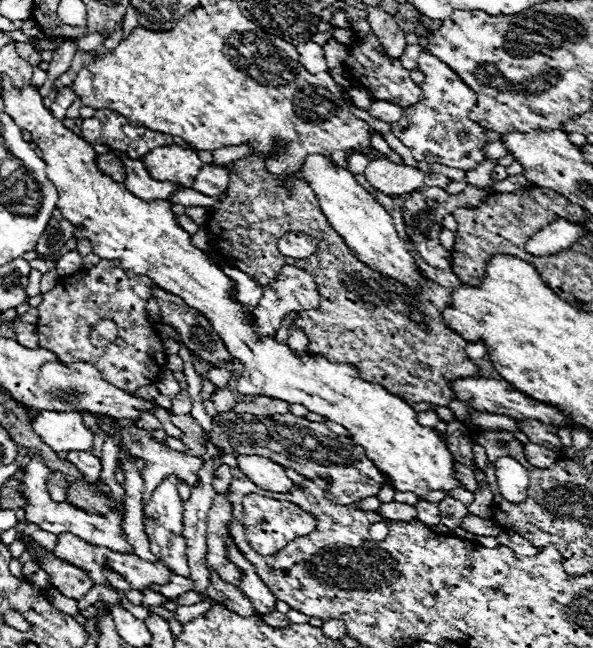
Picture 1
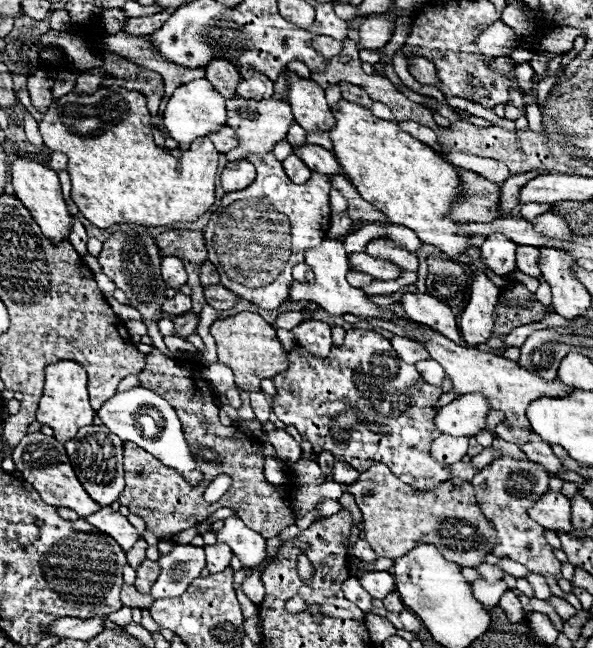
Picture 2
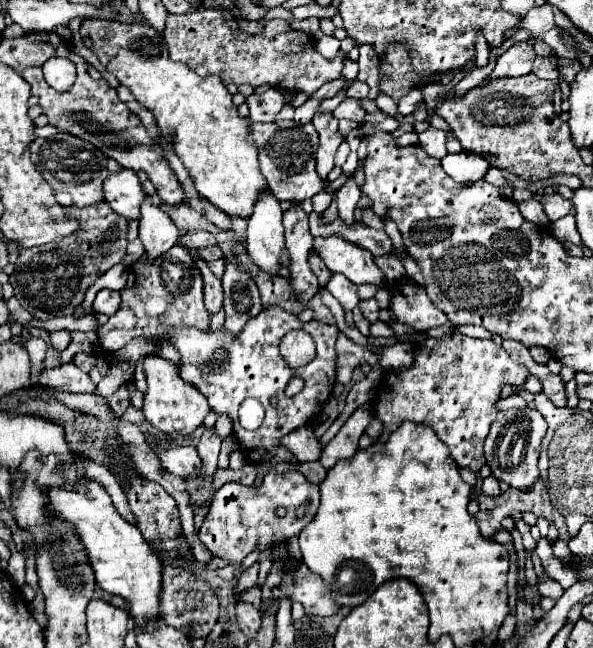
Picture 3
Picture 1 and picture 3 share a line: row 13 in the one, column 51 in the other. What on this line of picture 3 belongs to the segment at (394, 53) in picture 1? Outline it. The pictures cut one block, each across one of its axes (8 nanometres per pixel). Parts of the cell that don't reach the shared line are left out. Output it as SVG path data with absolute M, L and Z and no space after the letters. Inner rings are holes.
M70 362L56 368L46 368L42 372L40 384L52 386L64 392L94 392L96 390L96 384L90 380L90 376Z

